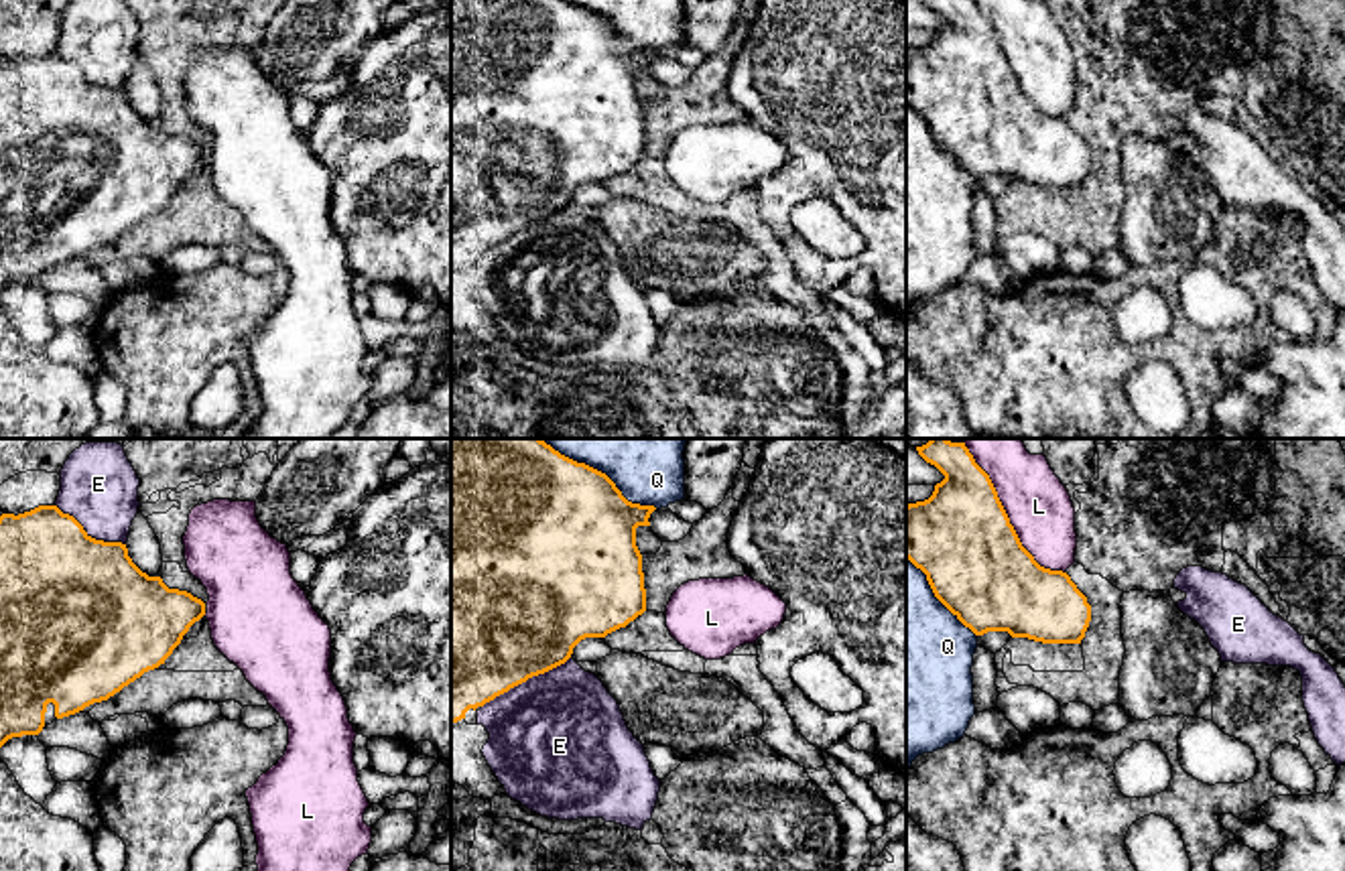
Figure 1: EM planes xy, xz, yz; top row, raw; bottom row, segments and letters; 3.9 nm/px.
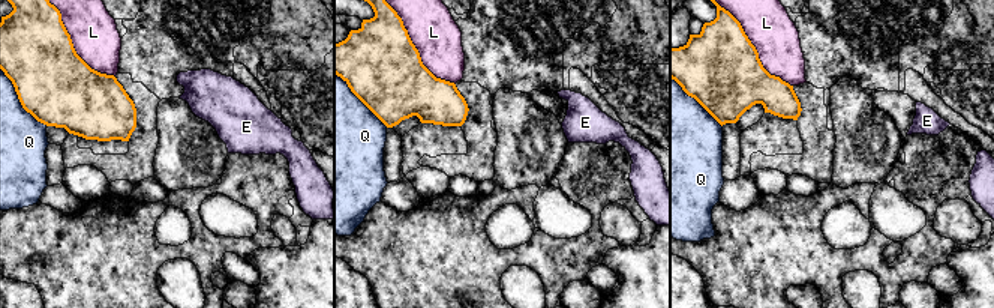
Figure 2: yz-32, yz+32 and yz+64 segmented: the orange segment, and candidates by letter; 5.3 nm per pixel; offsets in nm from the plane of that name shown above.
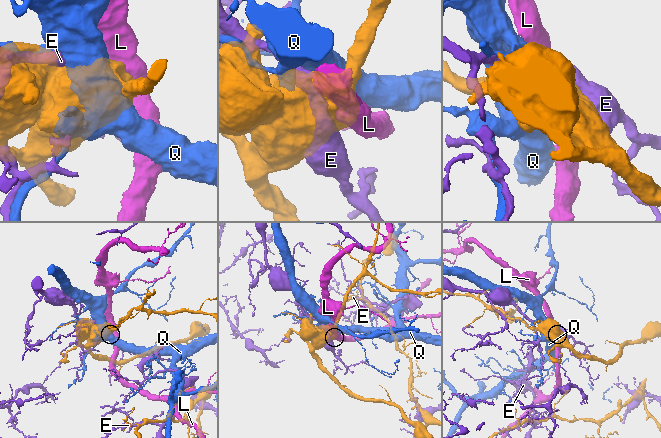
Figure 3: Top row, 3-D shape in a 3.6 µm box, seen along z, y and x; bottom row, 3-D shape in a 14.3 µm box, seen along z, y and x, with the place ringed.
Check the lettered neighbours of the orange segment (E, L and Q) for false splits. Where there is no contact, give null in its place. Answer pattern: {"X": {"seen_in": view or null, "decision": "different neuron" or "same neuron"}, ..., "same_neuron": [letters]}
{"E": {"seen_in": "xz", "decision": "different neuron"}, "L": {"seen_in": "yz", "decision": "different neuron"}, "Q": {"seen_in": "xz", "decision": "different neuron"}, "same_neuron": []}

